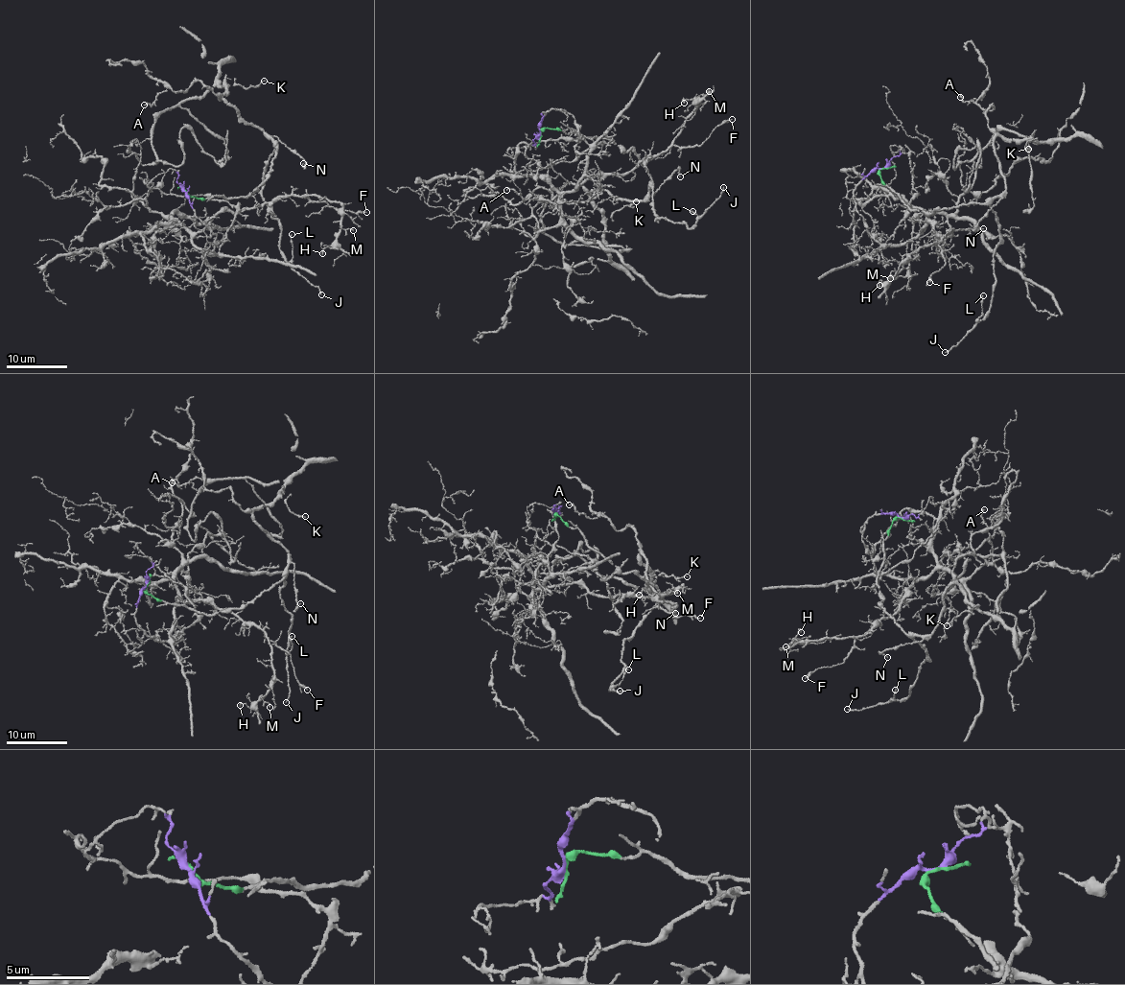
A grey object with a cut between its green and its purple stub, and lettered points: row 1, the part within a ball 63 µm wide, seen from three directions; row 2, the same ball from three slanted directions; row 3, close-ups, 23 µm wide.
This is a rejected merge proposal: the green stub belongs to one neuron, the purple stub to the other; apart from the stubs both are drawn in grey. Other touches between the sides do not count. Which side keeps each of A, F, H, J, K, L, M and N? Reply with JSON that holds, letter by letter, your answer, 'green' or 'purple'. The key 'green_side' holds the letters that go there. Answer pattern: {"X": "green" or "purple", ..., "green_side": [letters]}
{"A": "green", "F": "purple", "H": "purple", "J": "green", "K": "green", "L": "green", "M": "purple", "N": "green", "green_side": ["A", "J", "K", "L", "N"]}

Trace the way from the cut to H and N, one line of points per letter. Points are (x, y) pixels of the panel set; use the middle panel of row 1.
H: (539, 133), (547, 112), (574, 118), (589, 145), (576, 187), (664, 152), (700, 105), (683, 103)
N: (540, 133), (574, 128), (631, 150), (651, 179), (651, 196), (679, 168), (681, 175)

